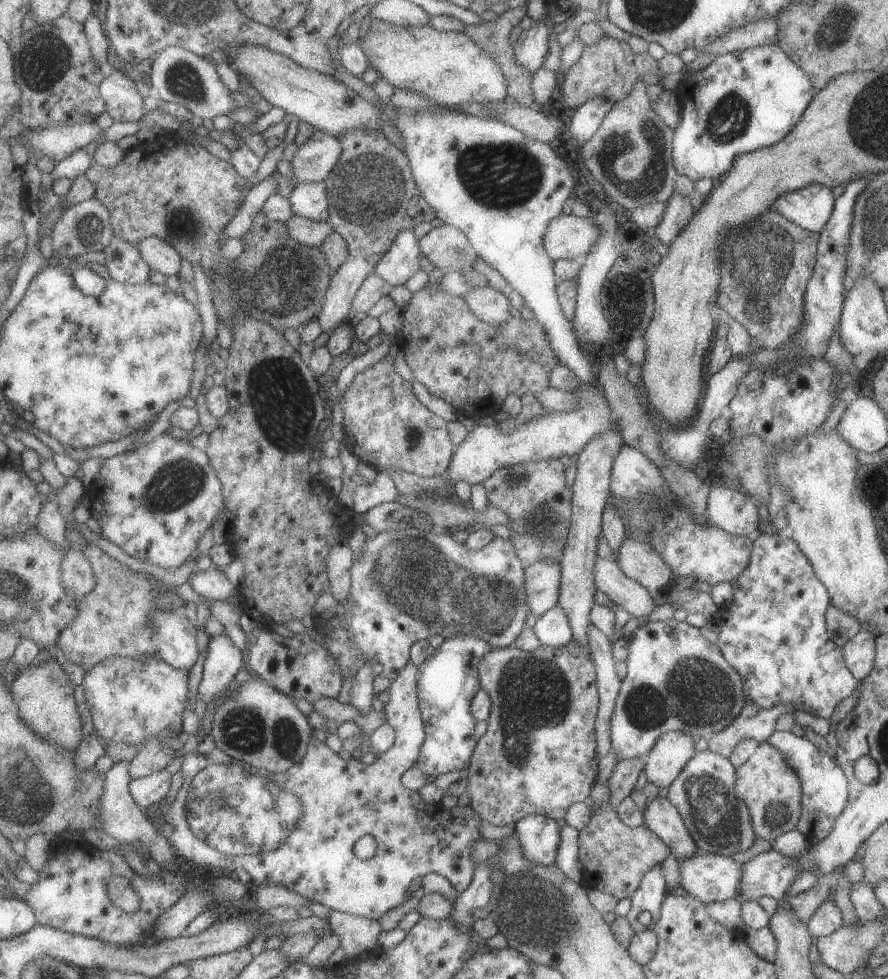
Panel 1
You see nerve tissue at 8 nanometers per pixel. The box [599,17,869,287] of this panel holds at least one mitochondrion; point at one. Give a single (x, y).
(729, 120)

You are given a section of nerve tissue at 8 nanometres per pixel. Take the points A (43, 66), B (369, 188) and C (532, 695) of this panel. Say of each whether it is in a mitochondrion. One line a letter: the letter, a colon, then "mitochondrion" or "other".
A: mitochondrion
B: mitochondrion
C: mitochondrion

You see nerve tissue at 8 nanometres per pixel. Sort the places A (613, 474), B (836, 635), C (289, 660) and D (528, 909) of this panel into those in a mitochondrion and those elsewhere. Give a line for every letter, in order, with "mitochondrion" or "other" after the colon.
A: other
B: other
C: other
D: mitochondrion

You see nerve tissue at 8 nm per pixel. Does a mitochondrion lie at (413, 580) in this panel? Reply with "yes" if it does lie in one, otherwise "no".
yes

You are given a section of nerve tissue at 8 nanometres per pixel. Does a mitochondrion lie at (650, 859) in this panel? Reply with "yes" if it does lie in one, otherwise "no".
no

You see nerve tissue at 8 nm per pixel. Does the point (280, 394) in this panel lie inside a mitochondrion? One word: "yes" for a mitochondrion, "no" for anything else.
yes

